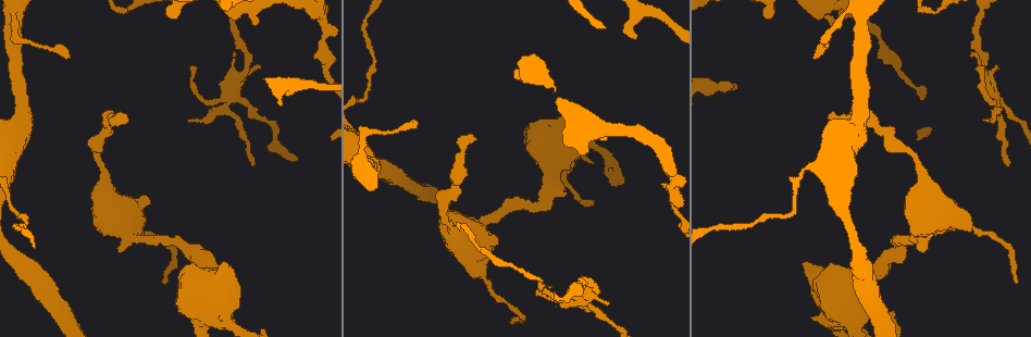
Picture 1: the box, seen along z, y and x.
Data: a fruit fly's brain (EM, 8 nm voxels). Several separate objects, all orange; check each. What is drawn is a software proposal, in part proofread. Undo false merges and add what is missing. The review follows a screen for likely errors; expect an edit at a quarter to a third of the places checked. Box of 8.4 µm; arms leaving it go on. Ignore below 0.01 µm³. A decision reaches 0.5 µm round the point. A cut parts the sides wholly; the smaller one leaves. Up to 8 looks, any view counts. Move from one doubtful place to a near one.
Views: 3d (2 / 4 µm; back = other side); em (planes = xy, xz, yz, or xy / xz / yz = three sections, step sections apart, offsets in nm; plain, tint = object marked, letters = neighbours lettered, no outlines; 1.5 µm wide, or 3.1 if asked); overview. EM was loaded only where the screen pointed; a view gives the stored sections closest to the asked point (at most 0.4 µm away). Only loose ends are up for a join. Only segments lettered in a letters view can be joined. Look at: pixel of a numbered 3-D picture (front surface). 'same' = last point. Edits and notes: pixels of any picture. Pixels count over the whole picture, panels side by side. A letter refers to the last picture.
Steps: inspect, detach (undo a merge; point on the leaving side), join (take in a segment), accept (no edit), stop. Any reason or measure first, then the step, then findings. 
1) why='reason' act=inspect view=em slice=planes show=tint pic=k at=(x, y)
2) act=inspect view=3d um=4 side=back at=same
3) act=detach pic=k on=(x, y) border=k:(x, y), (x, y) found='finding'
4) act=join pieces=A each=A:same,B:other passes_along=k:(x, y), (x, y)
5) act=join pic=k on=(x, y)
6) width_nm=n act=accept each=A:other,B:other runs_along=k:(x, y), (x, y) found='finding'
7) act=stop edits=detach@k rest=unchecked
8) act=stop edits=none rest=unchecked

why='sharp bend' act=inspect view=3d um=4 pic=1 at=(792, 216)

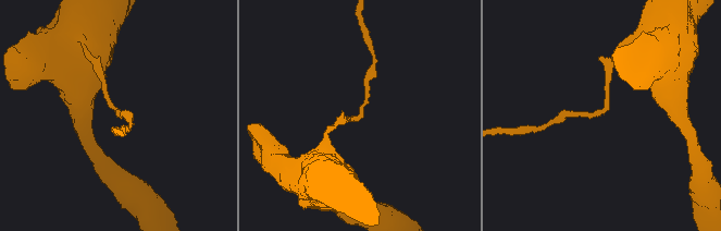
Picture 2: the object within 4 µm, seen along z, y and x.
why='now the EM' act=inspect view=em slice=planes show=tint pic=2 at=(602, 111)

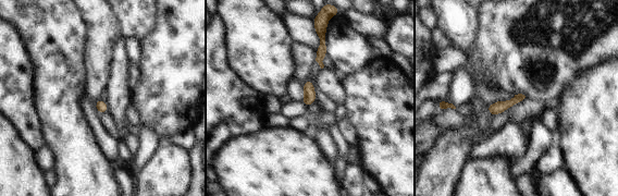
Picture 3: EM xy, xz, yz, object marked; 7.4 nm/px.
why='see the neighbours' act=inspect view=em slice=planes show=letters at=same

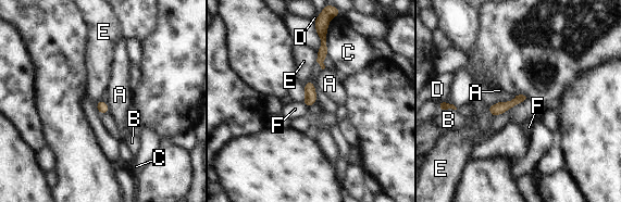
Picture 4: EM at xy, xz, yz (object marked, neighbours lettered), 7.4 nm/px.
act=accept each=A:other,B:other,C:other,D:other,E:other,F:other found='continuous, no second neuron'

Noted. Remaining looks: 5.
why='four arms meet' act=inspect view=3d um=4 pic=1 at=(232, 99)

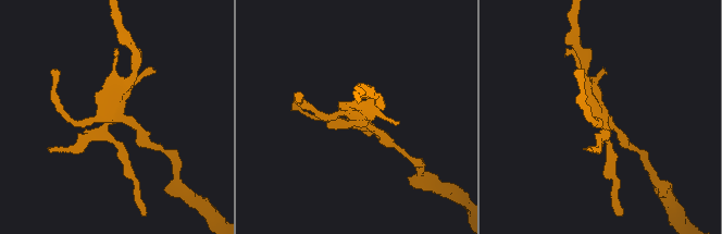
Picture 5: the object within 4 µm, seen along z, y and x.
act=inspect view=em slice=xy step=8 show=tint pic=5 at=(598, 115)

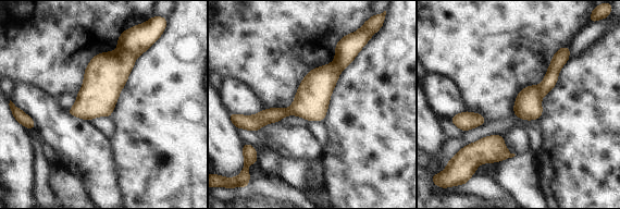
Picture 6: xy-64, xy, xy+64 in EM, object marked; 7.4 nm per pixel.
why='cut it another way' act=inspect view=em slice=planes show=letters at=same

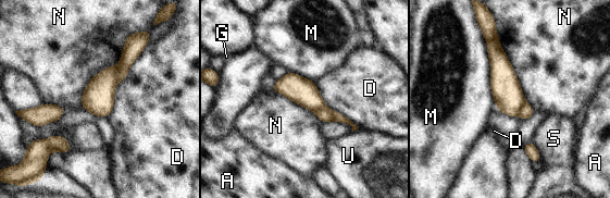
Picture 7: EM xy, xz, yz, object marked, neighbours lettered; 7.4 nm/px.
width_nm=200 act=detach pic=7 on=(134, 46) each=A:other,D:other,G:other,M:other,N:other,S:other,U:other border=7:(116, 65), (117, 82) found='two neurons meet here'

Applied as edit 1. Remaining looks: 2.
why='redraw' act=inspect view=overview

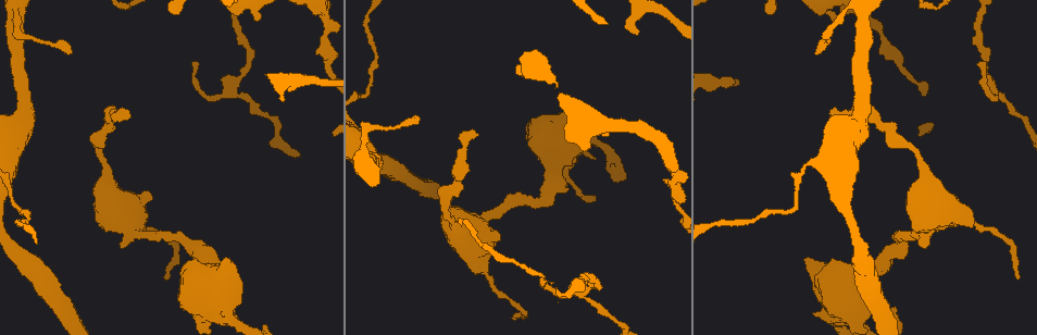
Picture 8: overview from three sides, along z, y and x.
why='thick end' act=inspect view=em slice=planes show=letters pic=8 at=(830, 20)

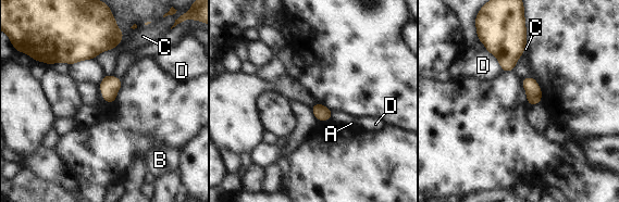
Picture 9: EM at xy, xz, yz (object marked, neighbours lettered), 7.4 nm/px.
longest_contact=D:220nm act=accept each=A:other,B:other,C:other,D:other found='no lettered segment goes on from it'

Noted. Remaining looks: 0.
act=stop edits=detach@7 rest=unchecked

